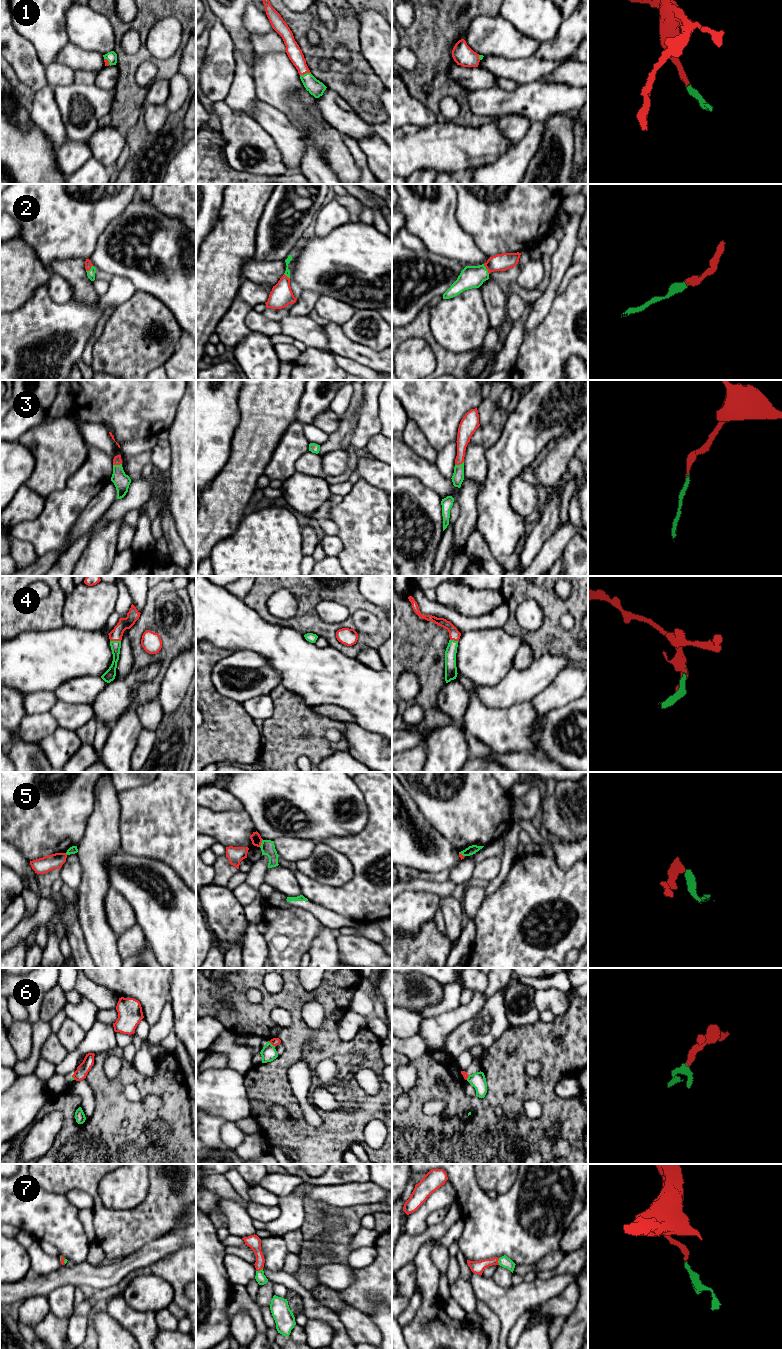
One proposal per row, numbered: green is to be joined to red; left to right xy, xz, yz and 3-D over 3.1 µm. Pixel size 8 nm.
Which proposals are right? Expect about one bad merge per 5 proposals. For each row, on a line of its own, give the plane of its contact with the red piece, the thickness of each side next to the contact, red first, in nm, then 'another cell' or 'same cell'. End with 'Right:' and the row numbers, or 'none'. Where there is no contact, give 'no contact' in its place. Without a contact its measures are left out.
1: xz | 120/130 nm | same cell
2: yz | 140/180 nm | same cell
3: xy | 70/130 nm | same cell
4: xy | 100/80 nm | same cell
5: xz | 90/110 nm | another cell
6: xz | 60/120 nm | same cell
7: yz | 110/90 nm | same cell
Right: 1, 2, 3, 4, 6, 7

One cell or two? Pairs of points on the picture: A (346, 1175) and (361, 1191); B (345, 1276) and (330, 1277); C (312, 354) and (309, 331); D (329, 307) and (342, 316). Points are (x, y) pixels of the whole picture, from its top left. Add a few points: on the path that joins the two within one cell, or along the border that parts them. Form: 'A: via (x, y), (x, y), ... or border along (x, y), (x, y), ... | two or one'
A: border along (369, 1179), (363, 1182), (344, 1182), (330, 1185) | two
B: via (341, 1276), (334, 1276) | one
C: border along (307, 346), (328, 351) | two
D: via (332, 310), (339, 313) | one

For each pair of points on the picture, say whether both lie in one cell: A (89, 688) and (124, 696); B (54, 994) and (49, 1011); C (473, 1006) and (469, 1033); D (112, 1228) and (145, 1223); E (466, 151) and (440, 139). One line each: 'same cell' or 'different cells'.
A: different cells
B: same cell
C: different cells
D: same cell
E: same cell

